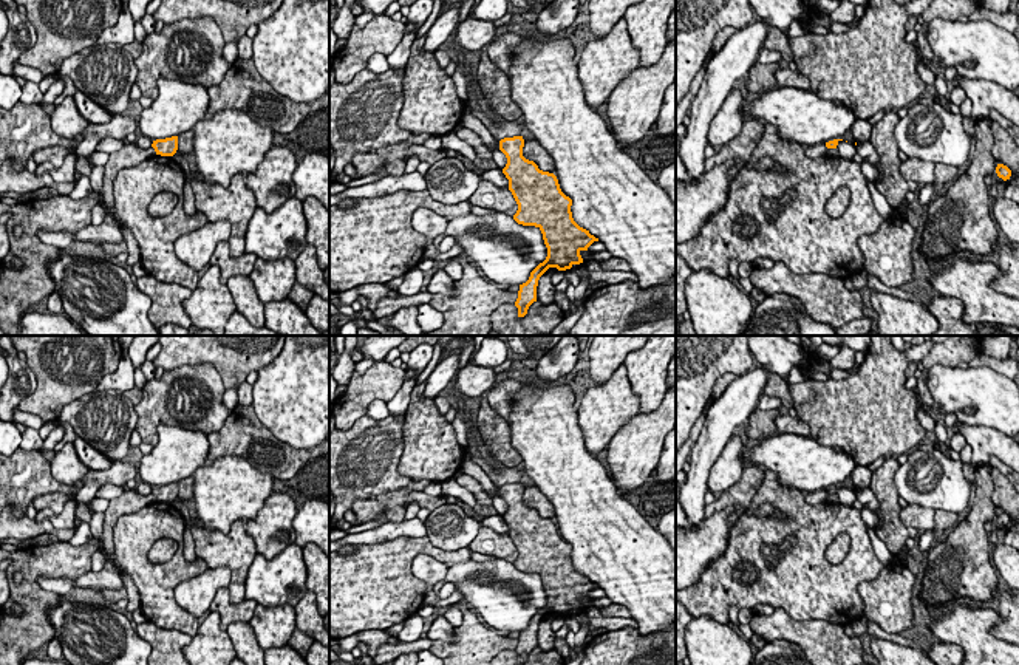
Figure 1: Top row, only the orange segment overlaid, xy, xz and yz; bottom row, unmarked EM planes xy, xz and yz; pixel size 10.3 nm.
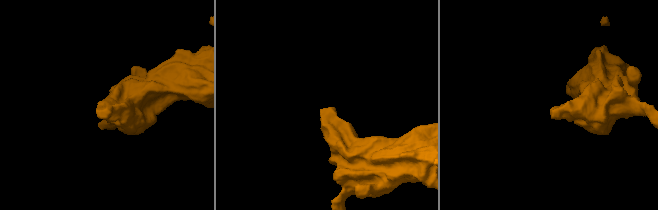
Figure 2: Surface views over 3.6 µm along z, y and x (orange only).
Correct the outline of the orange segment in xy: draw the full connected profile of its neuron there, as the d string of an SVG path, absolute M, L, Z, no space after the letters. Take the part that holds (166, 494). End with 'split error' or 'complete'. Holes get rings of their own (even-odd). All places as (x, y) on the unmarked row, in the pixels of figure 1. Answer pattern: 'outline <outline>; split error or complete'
outline M178 483L156 486L153 487L152 493L155 495L156 501L173 503L178 496Z; complete

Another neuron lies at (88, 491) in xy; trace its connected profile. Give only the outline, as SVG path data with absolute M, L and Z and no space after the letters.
M87 479L85 486L76 493L76 501L88 504L93 498L96 498L96 492L99 490L99 484L96 479Z

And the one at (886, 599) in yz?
M897 563L884 566L872 581L861 581L858 594L864 602L864 616L889 634L900 634L914 625L911 591L912 577L905 577Z

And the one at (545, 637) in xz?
M549 614L538 626L537 633L537 646L543 651L550 651L554 650L554 640L555 640L555 633L552 631L552 620L557 619L557 614Z

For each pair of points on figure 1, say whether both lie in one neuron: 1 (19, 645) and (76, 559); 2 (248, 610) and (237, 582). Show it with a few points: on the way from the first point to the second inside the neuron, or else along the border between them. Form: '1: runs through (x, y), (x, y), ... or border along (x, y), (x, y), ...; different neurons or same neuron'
1: runs through (31, 617), (31, 577), (48, 562); same neuron
2: border along (228, 586), (232, 602), (245, 599); different neurons

